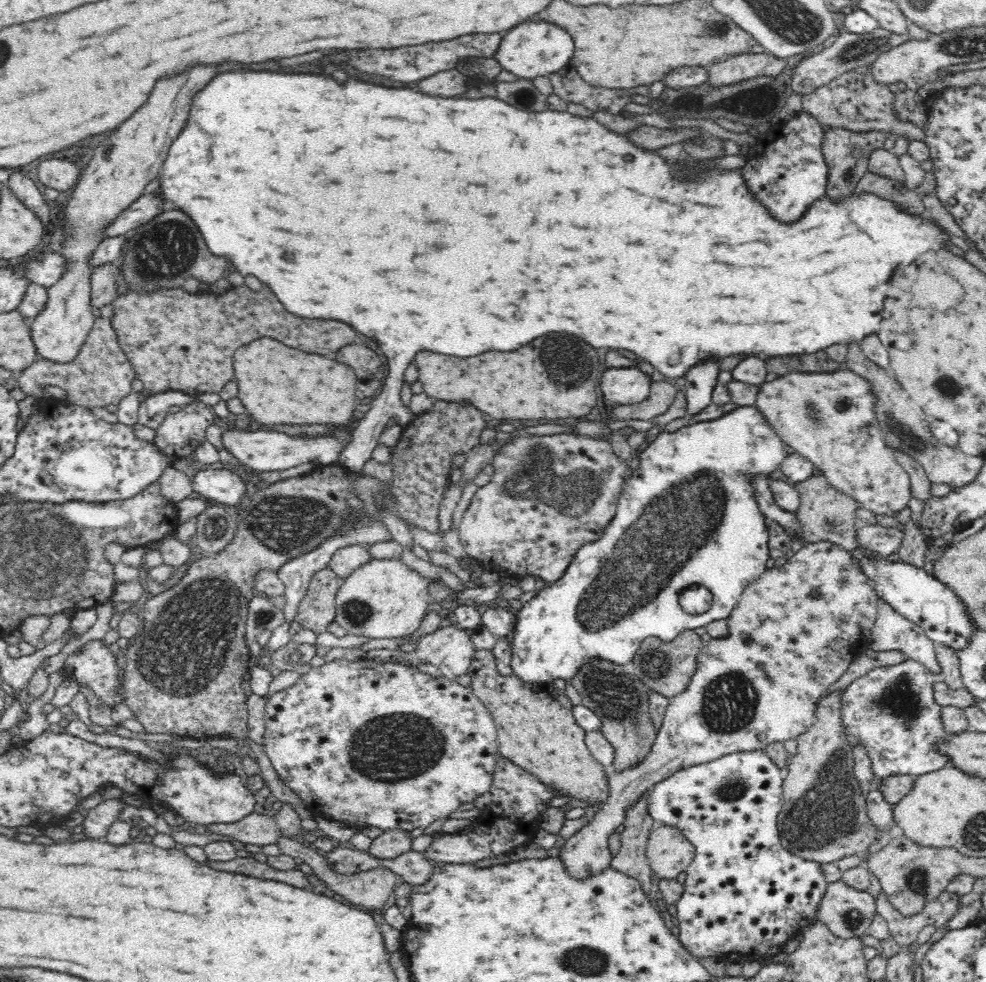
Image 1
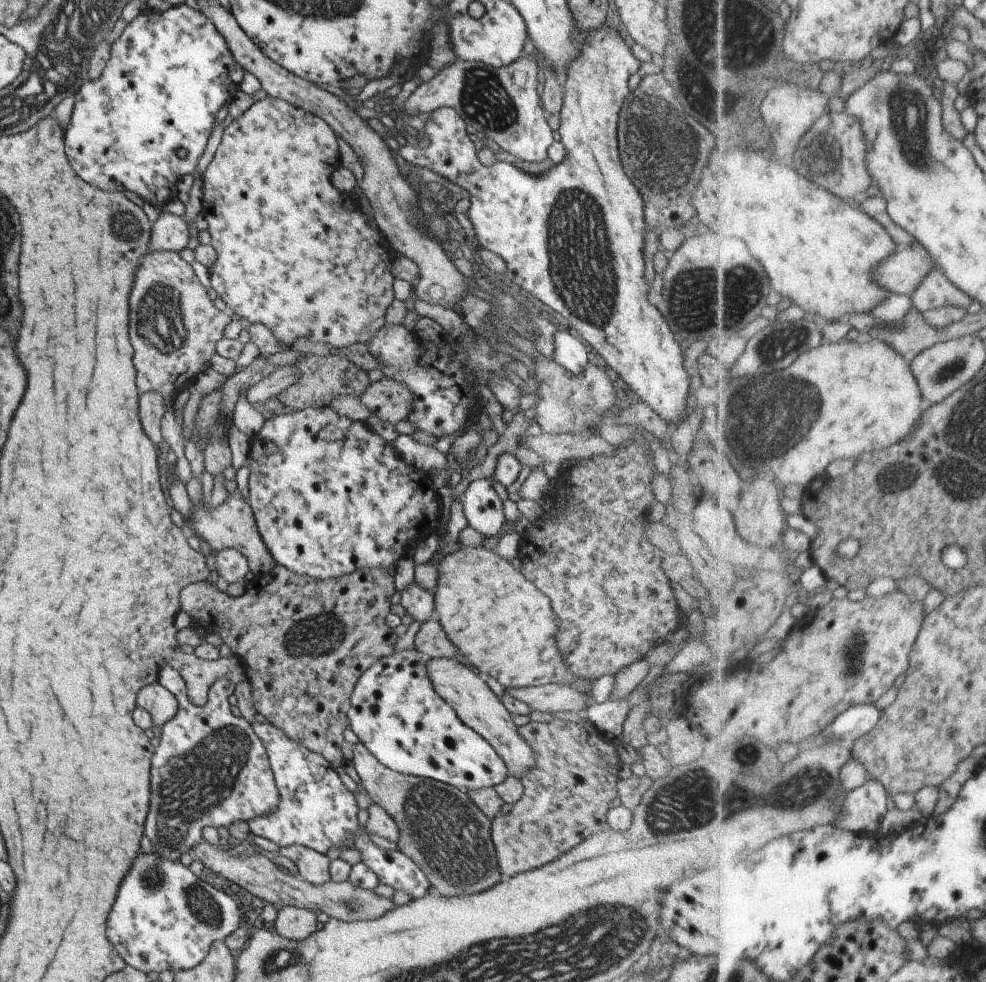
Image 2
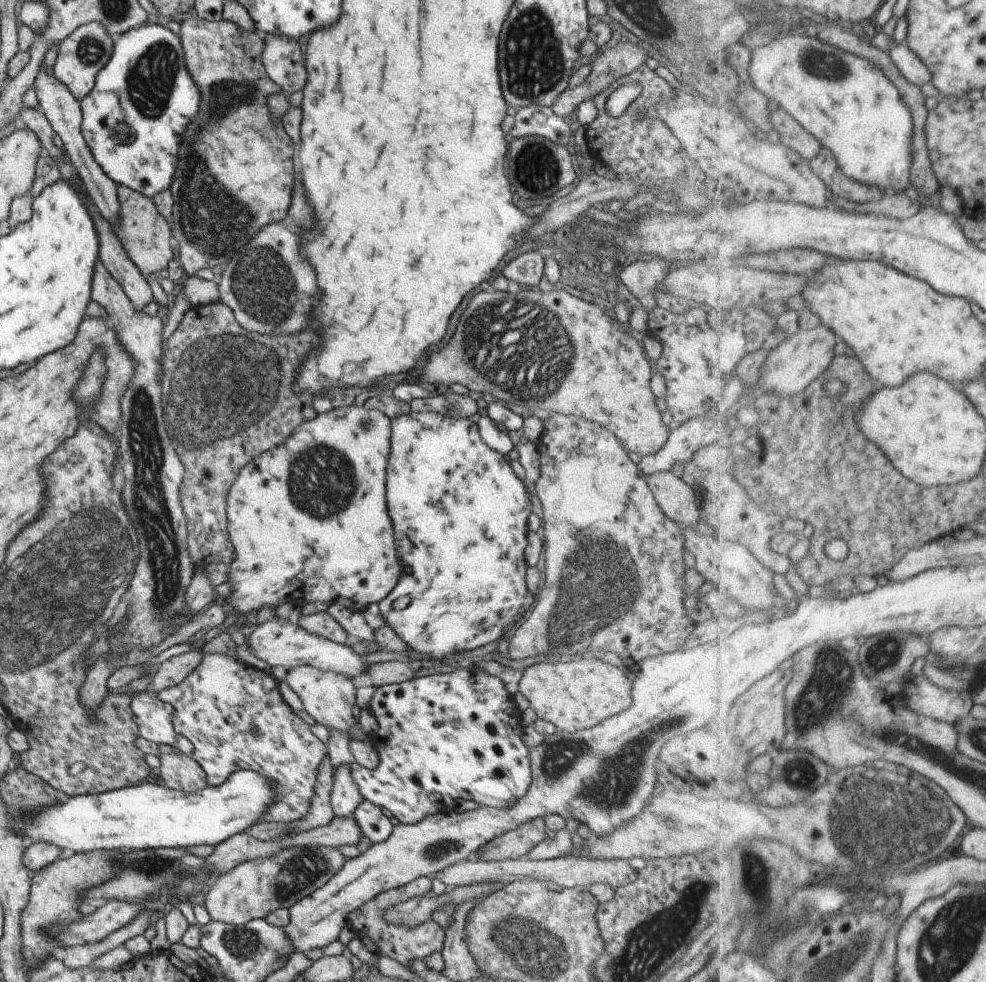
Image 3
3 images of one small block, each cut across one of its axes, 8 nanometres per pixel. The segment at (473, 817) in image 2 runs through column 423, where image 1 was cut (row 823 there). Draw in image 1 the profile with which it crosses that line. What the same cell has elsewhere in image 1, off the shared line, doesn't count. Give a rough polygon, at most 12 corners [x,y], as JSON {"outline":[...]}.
{"outline":[[844,692],[797,738],[782,846],[824,864],[882,830],[854,777]]}

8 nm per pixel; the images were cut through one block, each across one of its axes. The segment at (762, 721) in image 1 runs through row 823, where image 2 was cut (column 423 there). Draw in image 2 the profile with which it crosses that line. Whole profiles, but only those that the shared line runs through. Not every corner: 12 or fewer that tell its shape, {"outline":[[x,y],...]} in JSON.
{"outline":[[411,582],[397,590],[412,620],[434,617],[433,593]]}

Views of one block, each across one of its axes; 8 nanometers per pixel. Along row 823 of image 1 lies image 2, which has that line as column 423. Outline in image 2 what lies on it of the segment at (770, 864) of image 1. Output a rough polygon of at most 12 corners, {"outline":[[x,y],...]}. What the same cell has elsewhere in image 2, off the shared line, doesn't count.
{"outline":[[416,650],[359,675],[346,712],[395,772],[463,794],[503,760],[439,698]]}

